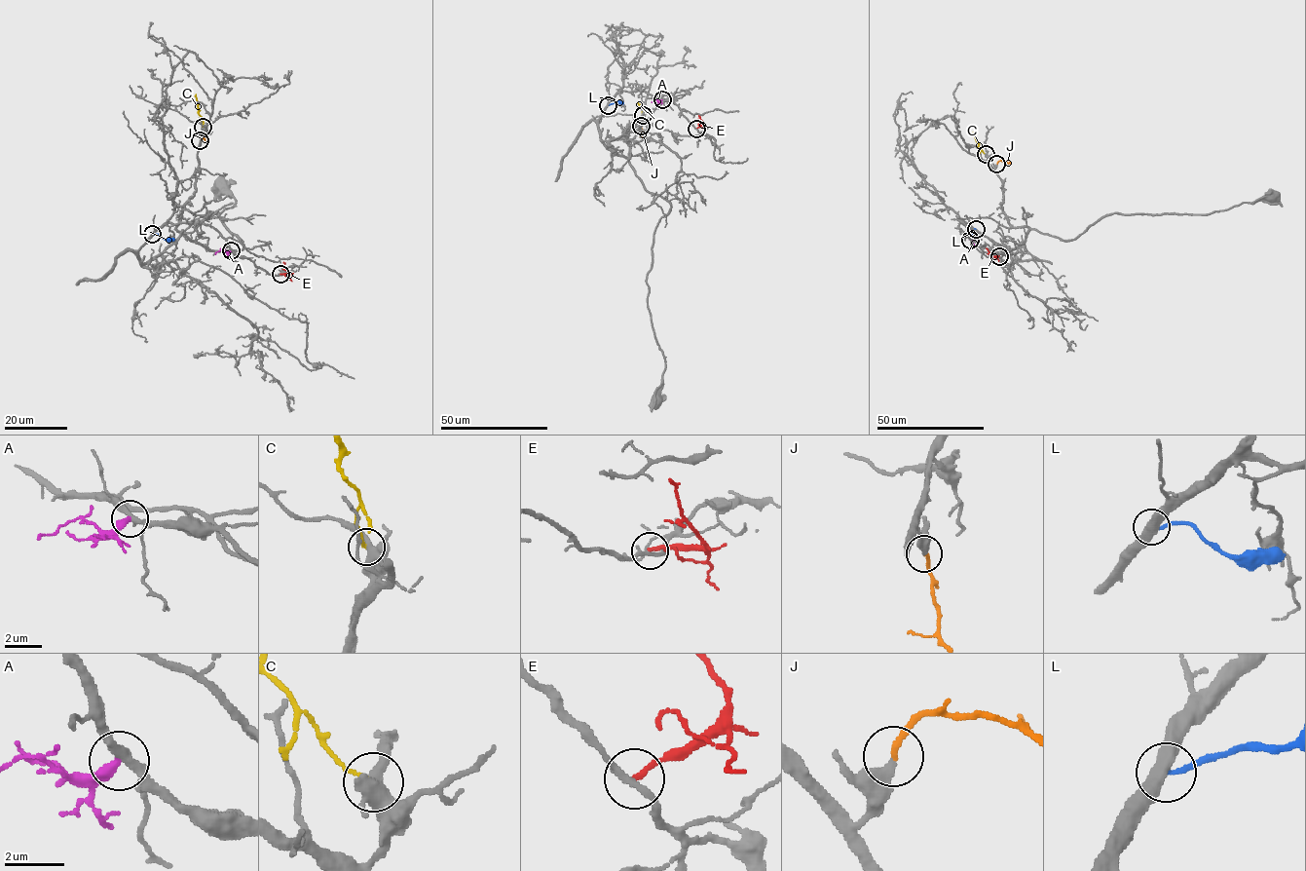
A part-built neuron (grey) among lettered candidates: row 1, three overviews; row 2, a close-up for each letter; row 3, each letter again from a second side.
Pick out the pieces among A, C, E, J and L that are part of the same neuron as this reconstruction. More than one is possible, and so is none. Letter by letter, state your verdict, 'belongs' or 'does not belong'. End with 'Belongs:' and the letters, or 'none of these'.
A: does not belong
C: does not belong
E: does not belong
J: belongs
L: does not belong
Belongs: J

